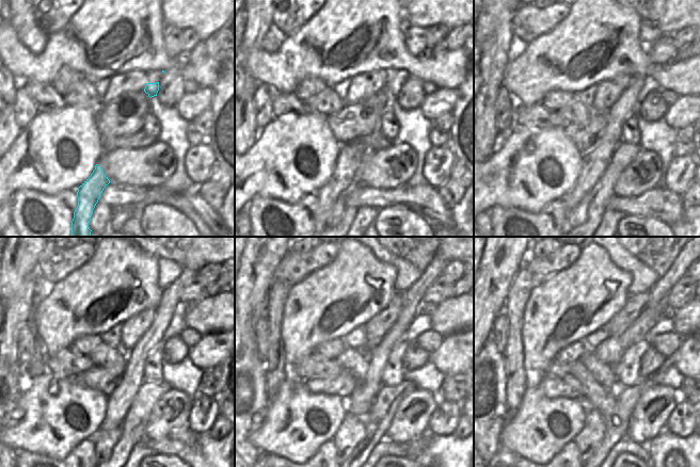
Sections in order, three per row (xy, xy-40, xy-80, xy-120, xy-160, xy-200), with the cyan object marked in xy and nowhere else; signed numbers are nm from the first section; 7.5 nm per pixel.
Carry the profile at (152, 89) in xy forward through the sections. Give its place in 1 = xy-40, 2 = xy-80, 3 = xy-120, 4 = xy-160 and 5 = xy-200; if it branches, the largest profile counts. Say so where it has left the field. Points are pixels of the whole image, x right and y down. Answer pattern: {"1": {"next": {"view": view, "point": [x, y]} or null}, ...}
{"1": {"next": {"view": "xy-40", "point": [391, 91]}}, "2": {"next": {"view": "xy-80", "point": [594, 162]}}, "3": {"next": {"view": "xy-120", "point": [118, 403]}}, "4": {"next": {"view": "xy-160", "point": [360, 401]}}, "5": {"next": {"view": "xy-200", "point": [678, 270]}}}

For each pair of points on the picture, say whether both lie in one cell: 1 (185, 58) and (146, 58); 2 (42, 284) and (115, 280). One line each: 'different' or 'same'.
1: different
2: different

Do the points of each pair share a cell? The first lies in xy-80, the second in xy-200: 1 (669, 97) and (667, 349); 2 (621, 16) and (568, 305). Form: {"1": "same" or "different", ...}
{"1": "same", "2": "same"}

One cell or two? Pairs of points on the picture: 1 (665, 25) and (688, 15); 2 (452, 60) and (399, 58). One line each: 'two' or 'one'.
1: one
2: one

